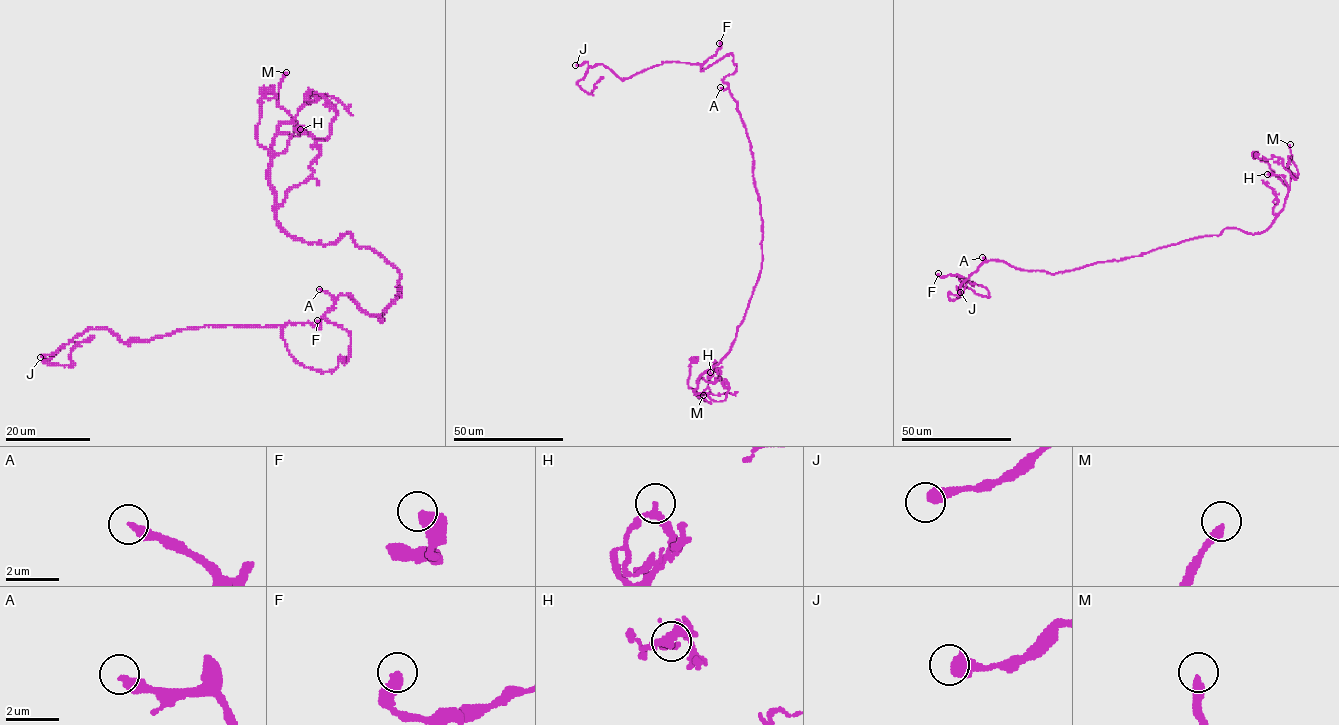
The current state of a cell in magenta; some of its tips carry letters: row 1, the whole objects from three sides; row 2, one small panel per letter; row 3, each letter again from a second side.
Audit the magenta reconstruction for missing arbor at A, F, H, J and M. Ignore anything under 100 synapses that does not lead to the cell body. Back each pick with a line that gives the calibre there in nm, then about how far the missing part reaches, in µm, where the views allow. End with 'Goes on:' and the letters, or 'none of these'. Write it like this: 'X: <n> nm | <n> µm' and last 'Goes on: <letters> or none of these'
A: 360 nm | 180 µm
M: 280 nm | 6 µm
Goes on: A, M

